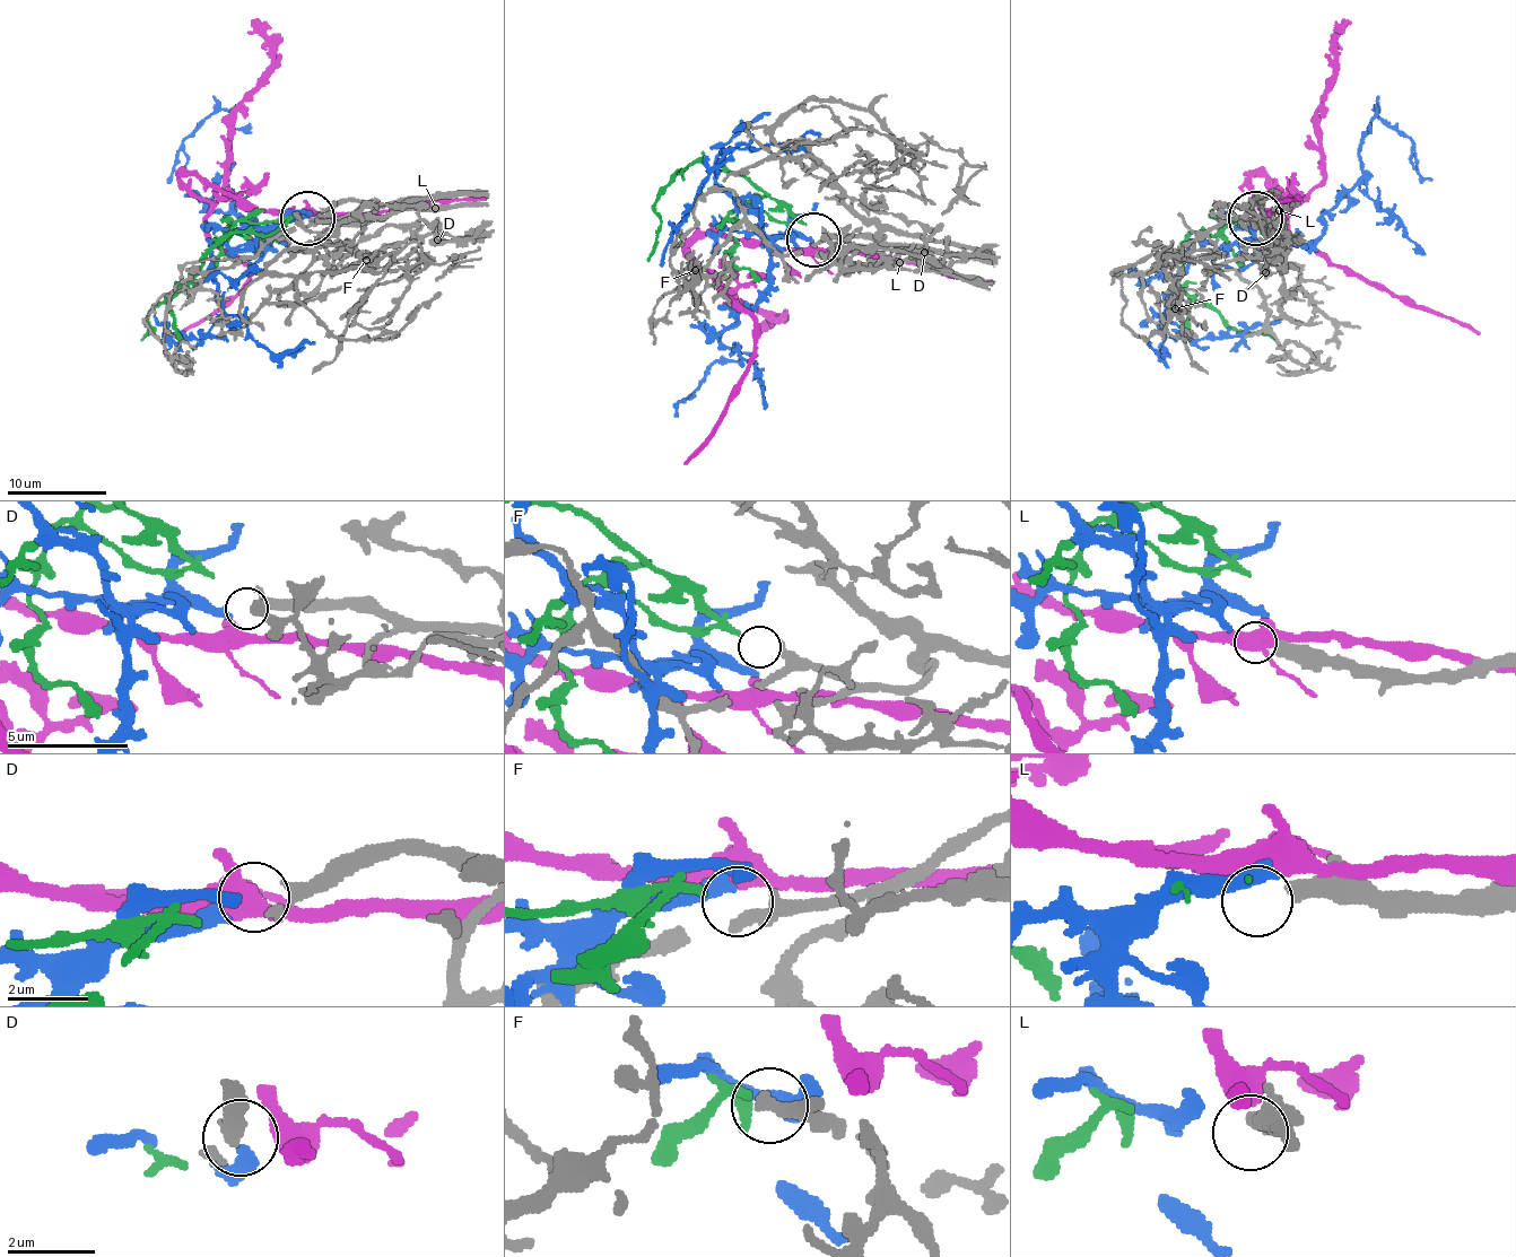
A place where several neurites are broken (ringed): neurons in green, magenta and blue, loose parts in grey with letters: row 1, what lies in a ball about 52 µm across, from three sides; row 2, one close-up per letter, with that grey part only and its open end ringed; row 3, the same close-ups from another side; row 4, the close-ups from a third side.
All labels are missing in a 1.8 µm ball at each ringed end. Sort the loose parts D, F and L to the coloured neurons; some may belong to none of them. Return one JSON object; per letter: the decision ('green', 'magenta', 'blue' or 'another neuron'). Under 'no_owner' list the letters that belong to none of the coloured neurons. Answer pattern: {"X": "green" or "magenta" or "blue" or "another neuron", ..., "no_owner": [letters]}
{"D": "blue", "F": "green", "L": "another neuron", "no_owner": ["L"]}

